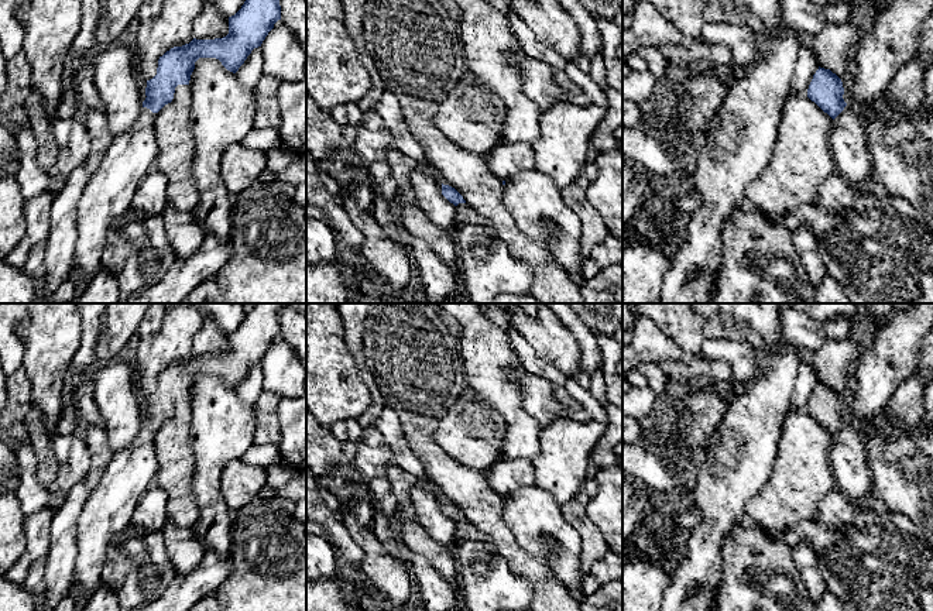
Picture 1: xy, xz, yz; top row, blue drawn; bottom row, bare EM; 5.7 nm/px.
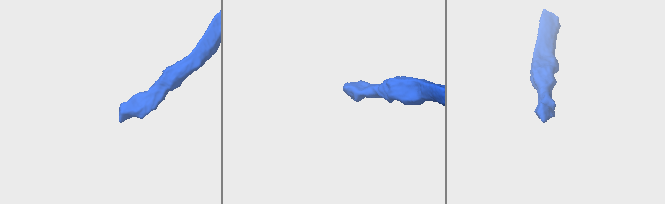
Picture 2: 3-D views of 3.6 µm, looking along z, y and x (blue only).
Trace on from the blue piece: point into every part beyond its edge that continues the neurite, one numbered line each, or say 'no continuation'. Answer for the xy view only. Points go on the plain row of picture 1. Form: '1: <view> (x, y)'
1: xy (130, 473)

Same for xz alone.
1: xz (463, 529)

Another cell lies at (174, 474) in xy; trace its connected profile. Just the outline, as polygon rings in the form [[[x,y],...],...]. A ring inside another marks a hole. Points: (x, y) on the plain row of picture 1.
[[[178,401],[172,418],[158,428],[155,454],[154,485],[168,497],[168,521],[182,528],[192,528],[199,518],[199,509],[192,497],[193,453],[189,401]]]

